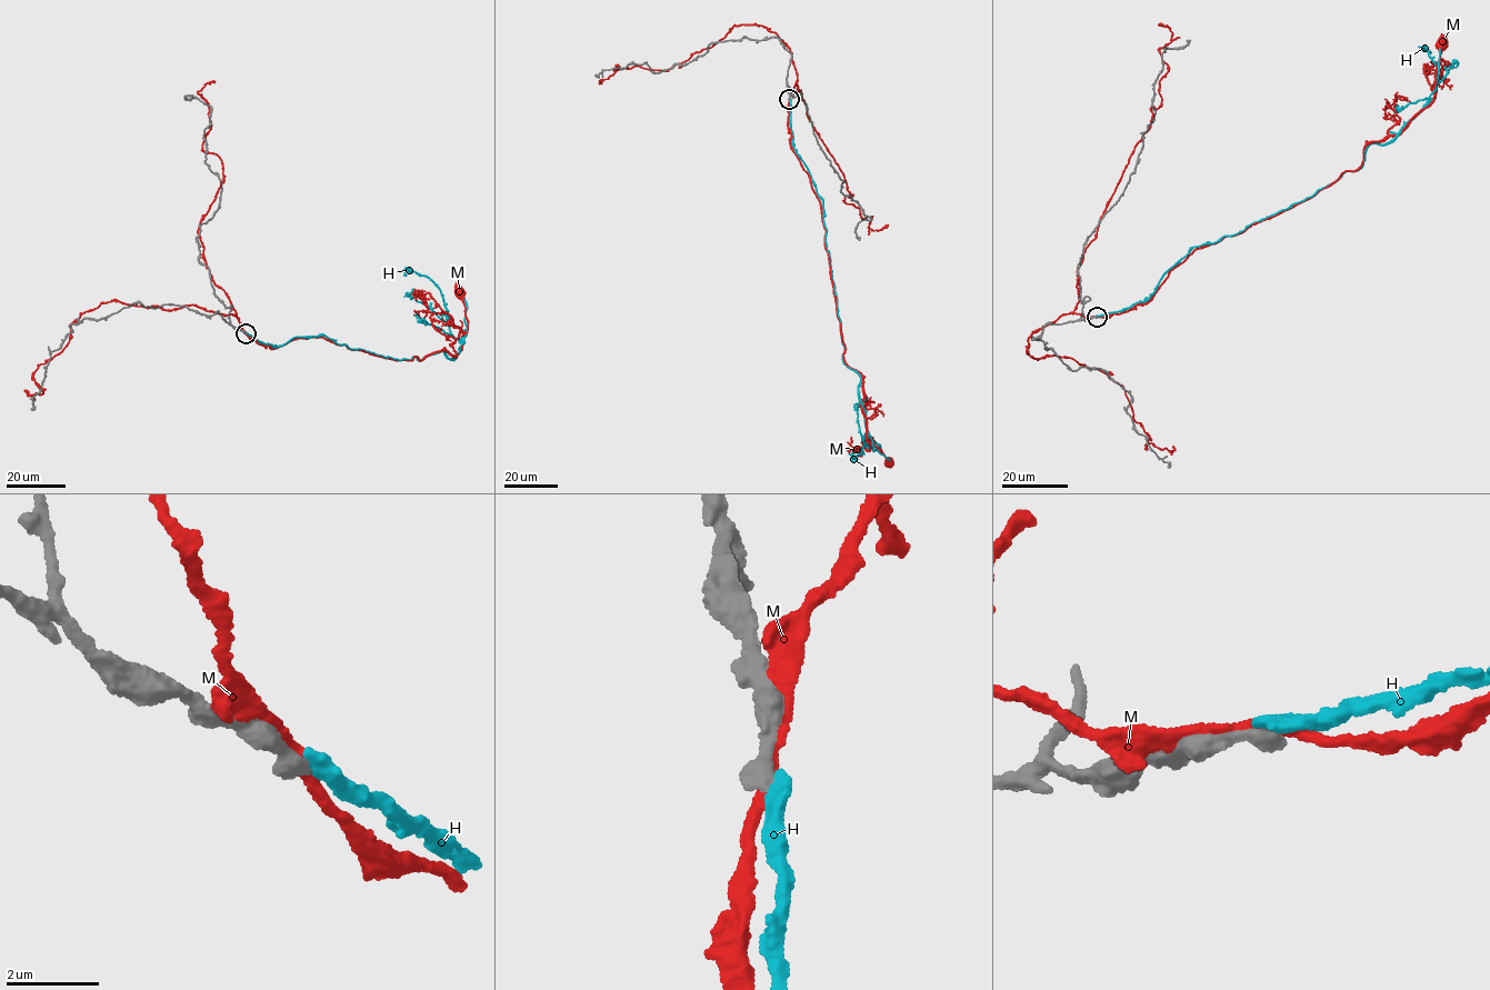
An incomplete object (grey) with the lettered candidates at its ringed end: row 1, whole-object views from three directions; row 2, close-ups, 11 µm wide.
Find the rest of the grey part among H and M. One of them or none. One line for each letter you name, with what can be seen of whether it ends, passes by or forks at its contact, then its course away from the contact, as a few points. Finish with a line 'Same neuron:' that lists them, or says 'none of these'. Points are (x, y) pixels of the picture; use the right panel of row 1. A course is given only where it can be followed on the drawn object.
Same neuron: none of these

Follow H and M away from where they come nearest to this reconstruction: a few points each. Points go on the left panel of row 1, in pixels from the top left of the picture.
H: (246, 332), (277, 347), (321, 334), (394, 360), (453, 360), (462, 343), (441, 292), (404, 276)
M: (243, 331), (273, 349), (319, 337), (397, 361), (420, 361), (442, 350), (454, 357), (467, 331), (461, 291)

